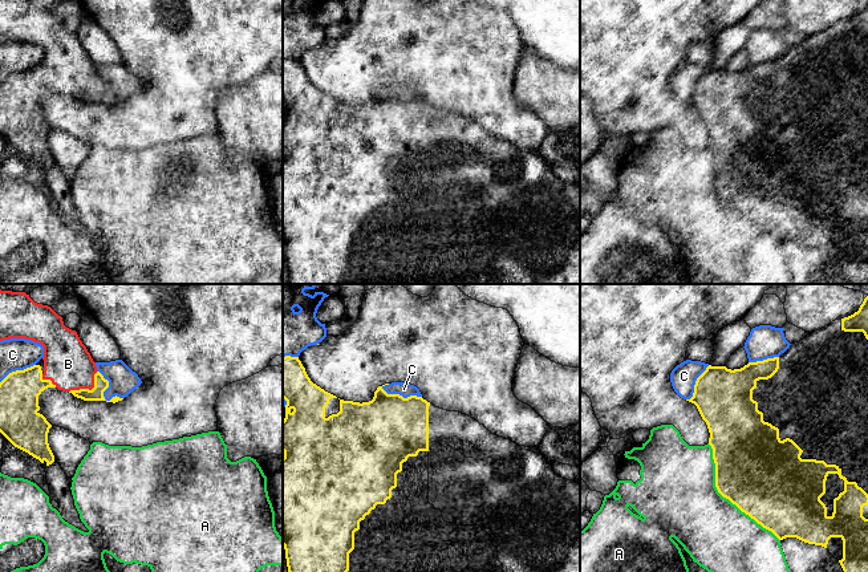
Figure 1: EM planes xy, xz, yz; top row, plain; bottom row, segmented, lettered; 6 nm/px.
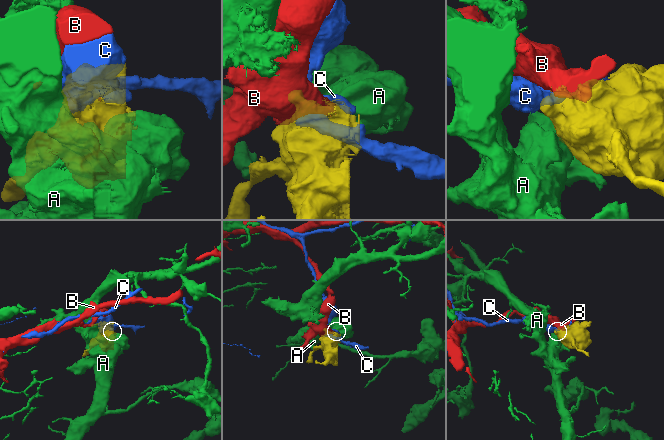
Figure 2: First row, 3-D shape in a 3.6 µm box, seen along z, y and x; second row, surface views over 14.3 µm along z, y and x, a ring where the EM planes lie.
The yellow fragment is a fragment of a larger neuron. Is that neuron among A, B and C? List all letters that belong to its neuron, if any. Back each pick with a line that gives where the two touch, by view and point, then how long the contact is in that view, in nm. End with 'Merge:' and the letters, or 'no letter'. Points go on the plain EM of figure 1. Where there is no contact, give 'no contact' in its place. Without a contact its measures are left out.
B: contact xy (88, 92); length 220 nm
Merge: B

